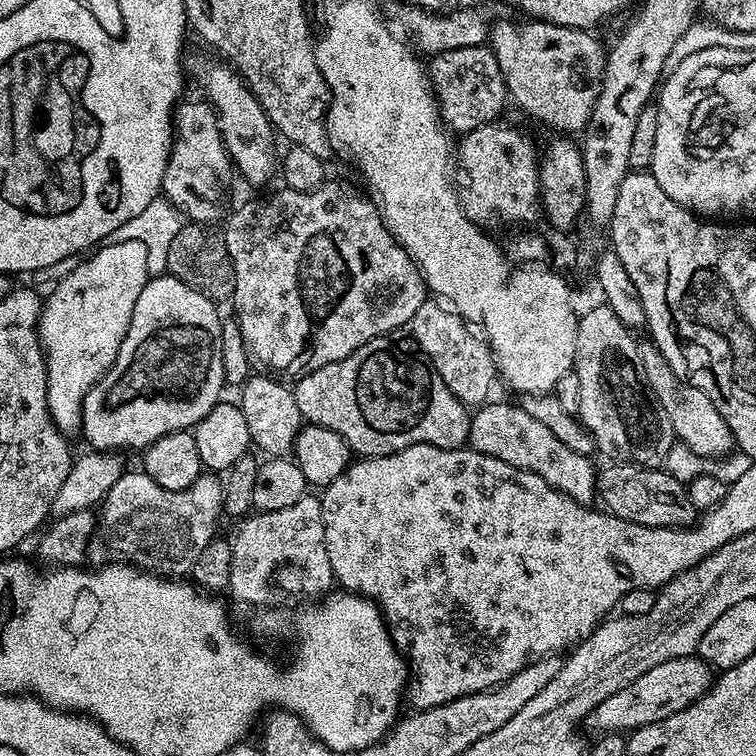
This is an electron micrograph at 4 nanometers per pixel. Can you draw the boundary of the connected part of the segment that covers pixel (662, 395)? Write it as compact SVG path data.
M641 343L639 349L642 370L648 388L651 390L652 396L658 398L662 410L666 410L666 418L670 418L673 437L699 456L727 457L734 448L732 431L726 420L718 414L714 402L710 402L710 398L706 398L706 394L702 394L702 390L691 388L689 384L684 383L682 378L678 378L678 374L674 374L674 370L670 370L670 362L666 362L666 358L656 349L655 344Z

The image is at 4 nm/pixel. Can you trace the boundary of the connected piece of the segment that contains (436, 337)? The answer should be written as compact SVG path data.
M426 298L408 325L410 334L418 342L420 349L427 354L428 361L438 370L439 377L449 387L455 397L470 408L483 405L489 396L498 376L495 356L487 341L477 336L459 313L446 309L432 298Z

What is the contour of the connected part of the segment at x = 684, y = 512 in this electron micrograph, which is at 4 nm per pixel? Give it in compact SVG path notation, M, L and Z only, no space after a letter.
M612 462L609 468L601 467L596 477L596 494L603 511L612 516L622 518L626 522L634 522L638 526L650 526L651 528L691 528L697 523L698 511L691 504L685 481L674 478L663 467L641 468L639 464L622 464Z

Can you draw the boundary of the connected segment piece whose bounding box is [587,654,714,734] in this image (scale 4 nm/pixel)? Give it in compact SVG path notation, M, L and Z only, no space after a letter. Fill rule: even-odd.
M698 655L670 658L670 662L658 662L658 666L646 670L646 674L638 674L634 682L606 698L606 702L598 705L588 716L587 723L593 724L600 734L631 734L642 726L670 718L670 714L678 714L678 710L686 710L698 702L713 683L713 669Z

